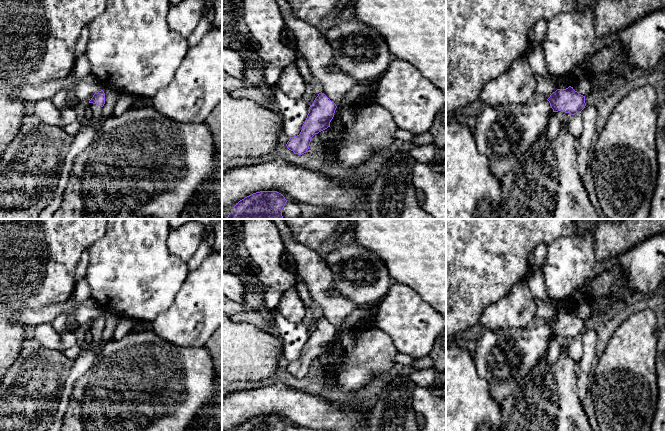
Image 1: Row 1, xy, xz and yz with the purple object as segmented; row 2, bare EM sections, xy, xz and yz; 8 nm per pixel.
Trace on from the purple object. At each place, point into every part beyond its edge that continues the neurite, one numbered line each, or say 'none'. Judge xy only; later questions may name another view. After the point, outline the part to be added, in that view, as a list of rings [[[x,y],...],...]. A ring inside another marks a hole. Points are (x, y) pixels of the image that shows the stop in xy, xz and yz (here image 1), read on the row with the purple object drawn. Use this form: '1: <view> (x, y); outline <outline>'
1: xy (93, 111); outline [[[88,103],[85,105],[86,113],[88,118],[99,119],[101,116],[102,107],[93,103]]]

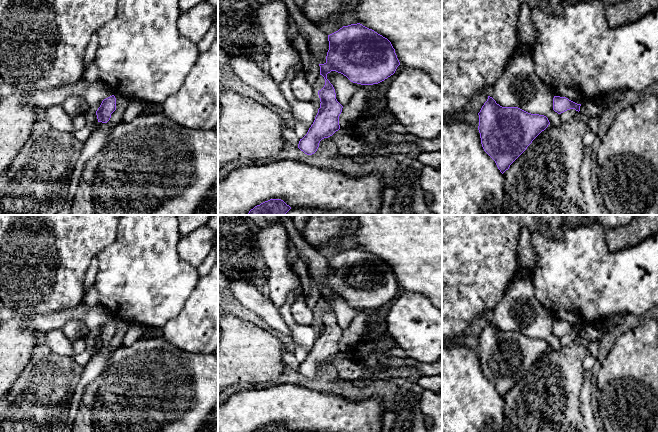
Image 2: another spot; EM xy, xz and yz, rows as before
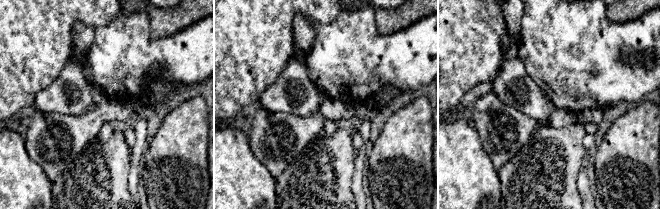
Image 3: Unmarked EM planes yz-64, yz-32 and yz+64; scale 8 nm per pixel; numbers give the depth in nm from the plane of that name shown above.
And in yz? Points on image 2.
none

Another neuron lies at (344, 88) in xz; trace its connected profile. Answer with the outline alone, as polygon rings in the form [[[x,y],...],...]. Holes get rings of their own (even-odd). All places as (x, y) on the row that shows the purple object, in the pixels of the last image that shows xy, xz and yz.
[[[336,71],[327,74],[327,79],[333,85],[337,101],[342,105],[347,105],[352,96],[361,88],[361,84],[351,82],[346,76]]]

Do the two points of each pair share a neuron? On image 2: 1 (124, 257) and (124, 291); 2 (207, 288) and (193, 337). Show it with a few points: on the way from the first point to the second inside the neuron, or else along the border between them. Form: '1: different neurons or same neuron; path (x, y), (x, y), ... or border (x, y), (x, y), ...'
1: same neuron; path (127, 265), (127, 283)
2: same neuron; path (207, 300), (202, 325)

